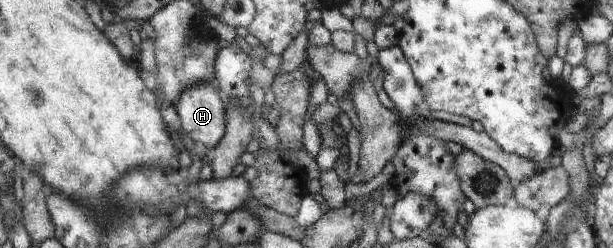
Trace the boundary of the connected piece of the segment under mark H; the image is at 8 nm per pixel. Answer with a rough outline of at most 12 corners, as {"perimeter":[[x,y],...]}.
{"perimeter":[[212,82],[184,88],[184,132],[206,148],[224,138],[224,102]]}

